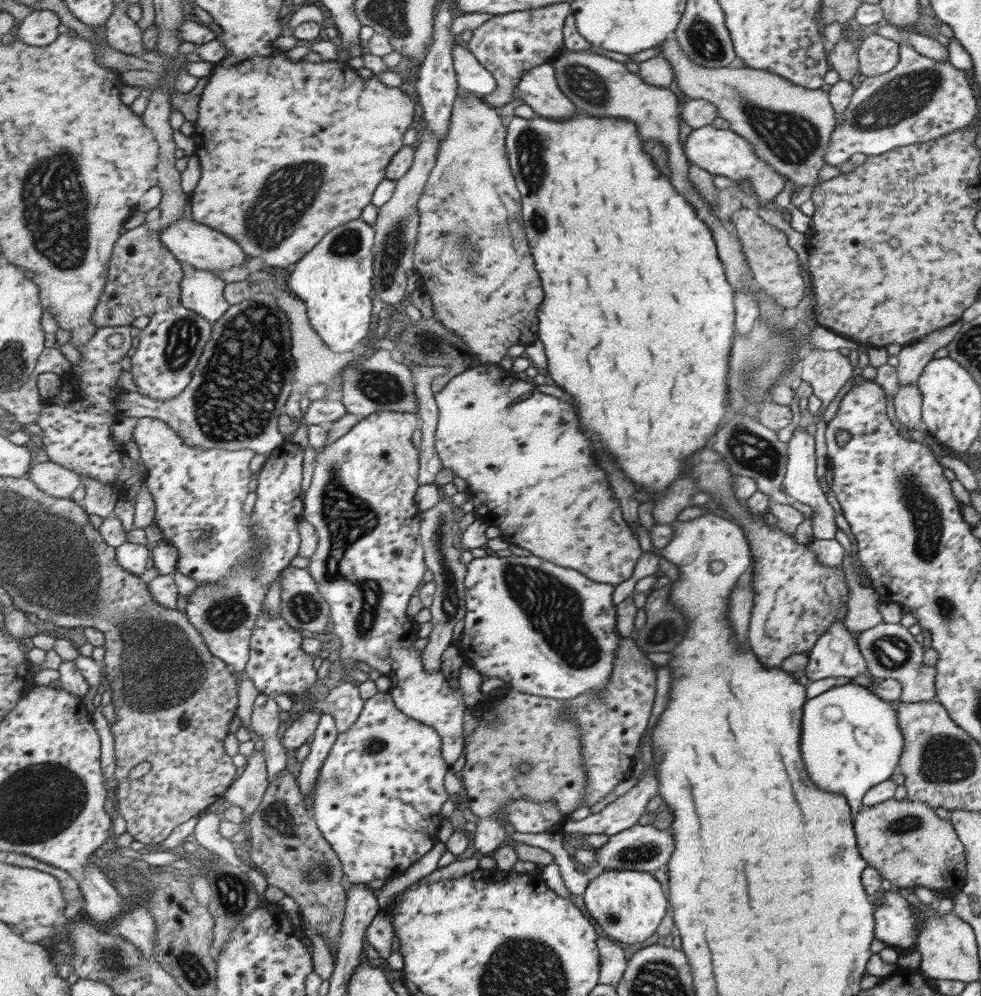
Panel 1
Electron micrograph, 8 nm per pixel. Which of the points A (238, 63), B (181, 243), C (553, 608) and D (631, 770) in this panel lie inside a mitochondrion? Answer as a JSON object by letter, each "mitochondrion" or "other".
{"A":"other","B":"other","C":"mitochondrion","D":"other"}

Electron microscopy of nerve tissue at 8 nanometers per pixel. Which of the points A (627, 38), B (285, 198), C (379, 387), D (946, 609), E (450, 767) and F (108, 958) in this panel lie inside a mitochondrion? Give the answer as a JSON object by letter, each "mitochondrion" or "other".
{"A":"other","B":"mitochondrion","C":"mitochondrion","D":"mitochondrion","E":"other","F":"mitochondrion"}

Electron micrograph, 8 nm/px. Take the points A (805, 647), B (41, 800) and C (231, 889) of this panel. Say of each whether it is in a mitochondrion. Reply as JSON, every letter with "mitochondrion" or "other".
{"A":"other","B":"mitochondrion","C":"mitochondrion"}

